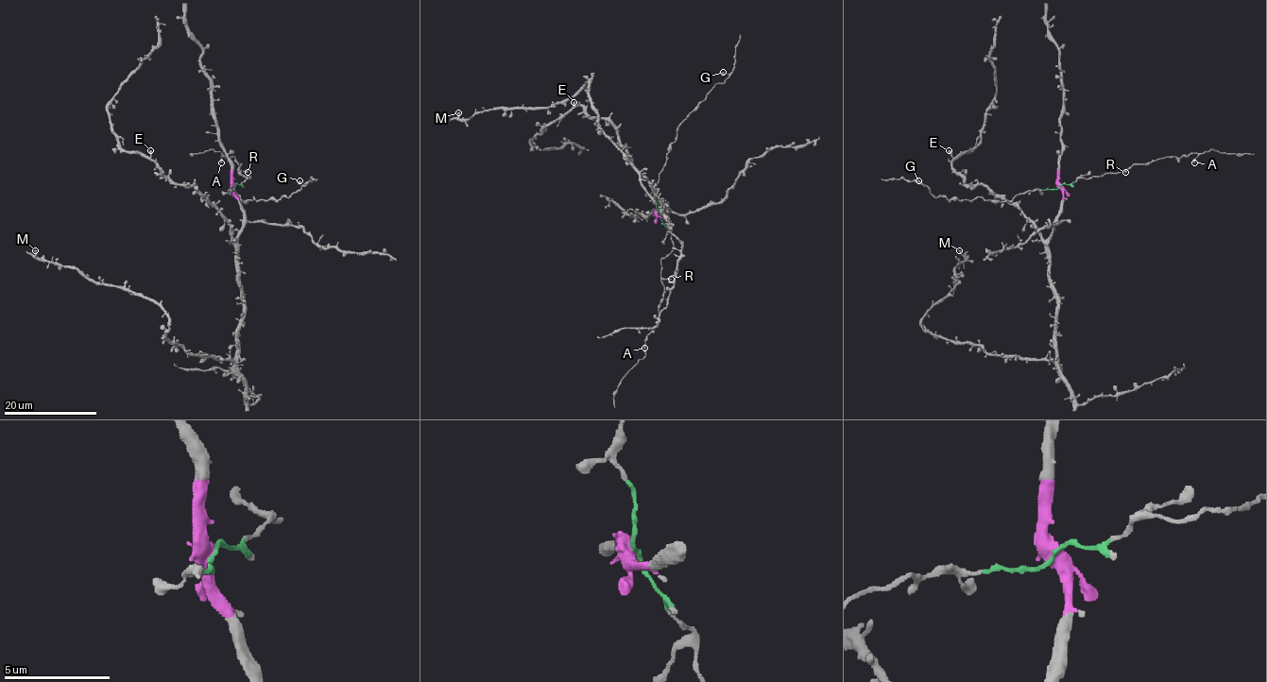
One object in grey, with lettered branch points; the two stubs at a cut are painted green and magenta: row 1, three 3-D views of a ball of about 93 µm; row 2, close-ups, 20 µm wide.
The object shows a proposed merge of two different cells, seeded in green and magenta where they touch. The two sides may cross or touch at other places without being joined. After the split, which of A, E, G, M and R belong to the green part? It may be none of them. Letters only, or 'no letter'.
A, G, R

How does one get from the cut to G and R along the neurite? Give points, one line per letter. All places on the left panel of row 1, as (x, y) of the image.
G: (234, 186), (231, 190), (246, 201), (253, 196), (256, 200), (278, 200), (306, 184), (299, 180)
R: (234, 186), (248, 177), (237, 171), (248, 172)

